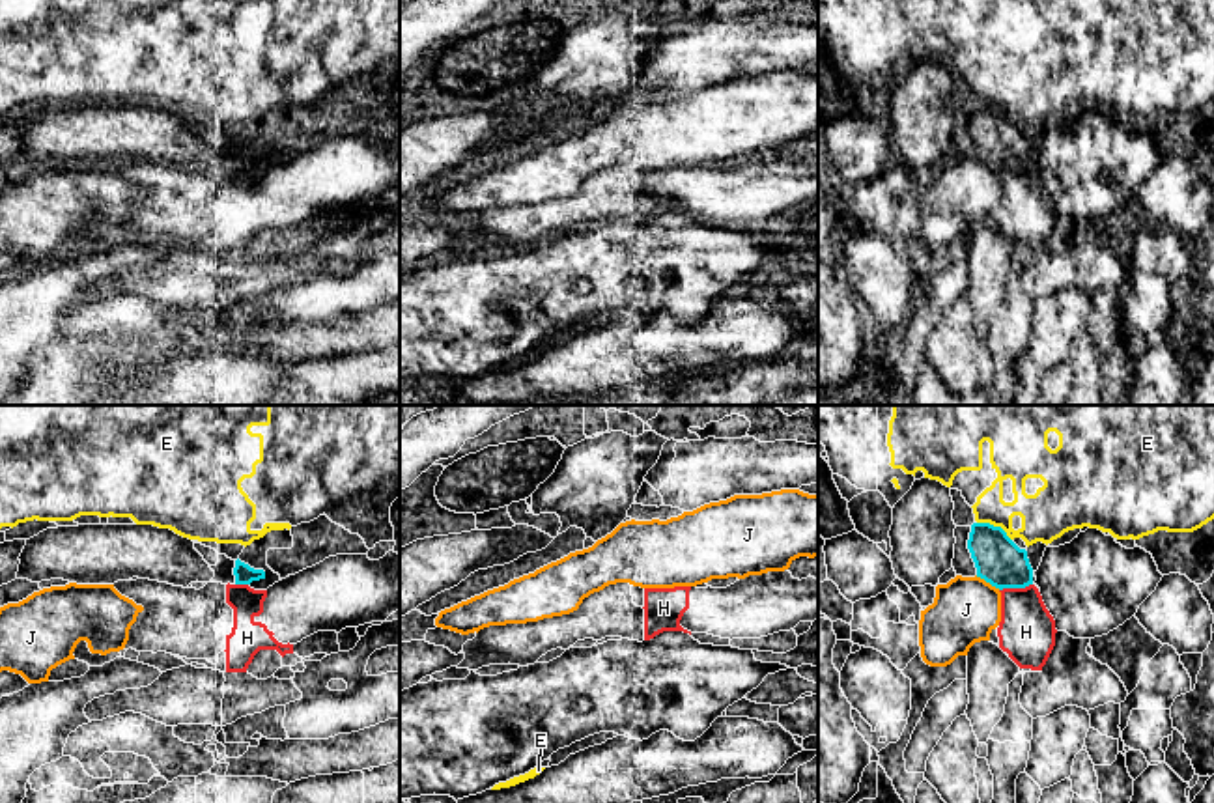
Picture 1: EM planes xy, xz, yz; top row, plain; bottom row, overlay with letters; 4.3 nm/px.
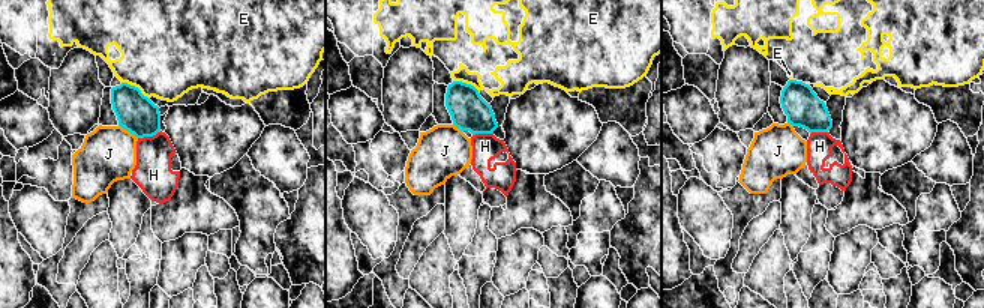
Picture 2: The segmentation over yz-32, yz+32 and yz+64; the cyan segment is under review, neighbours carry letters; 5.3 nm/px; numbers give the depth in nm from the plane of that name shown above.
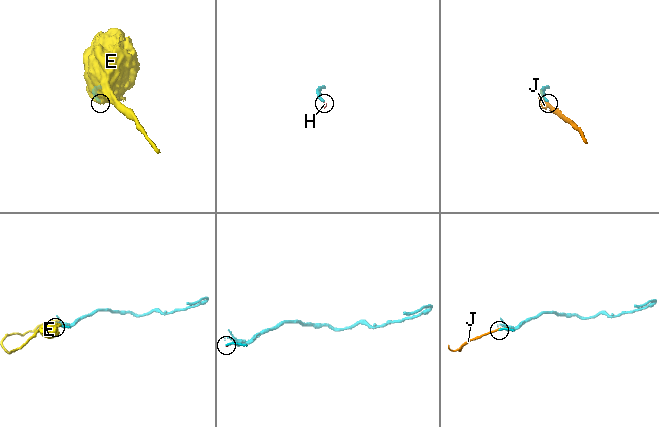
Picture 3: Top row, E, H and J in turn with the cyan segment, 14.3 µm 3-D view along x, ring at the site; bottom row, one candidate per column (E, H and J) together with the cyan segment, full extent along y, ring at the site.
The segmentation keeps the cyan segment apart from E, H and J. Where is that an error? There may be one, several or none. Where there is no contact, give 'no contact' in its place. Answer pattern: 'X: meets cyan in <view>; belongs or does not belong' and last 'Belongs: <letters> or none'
E: meets cyan in yz; does not belong
H: meets cyan in yz; does not belong
J: meets cyan in yz; does not belong
Belongs: none

